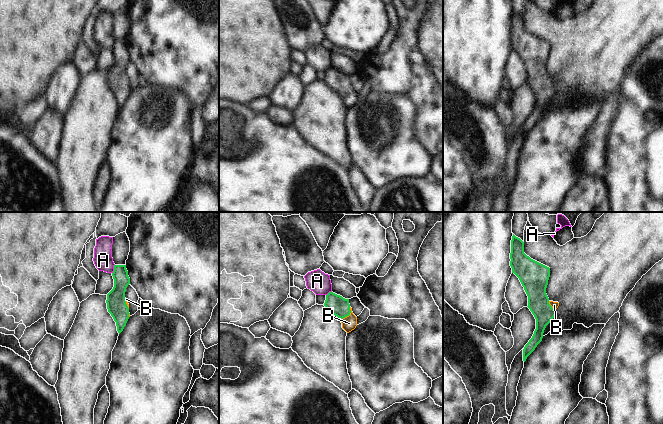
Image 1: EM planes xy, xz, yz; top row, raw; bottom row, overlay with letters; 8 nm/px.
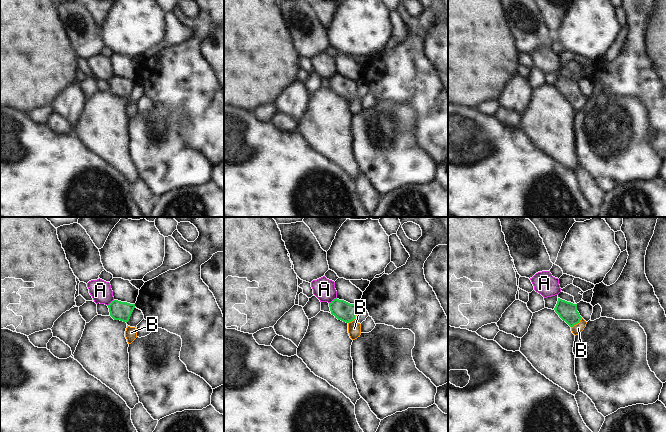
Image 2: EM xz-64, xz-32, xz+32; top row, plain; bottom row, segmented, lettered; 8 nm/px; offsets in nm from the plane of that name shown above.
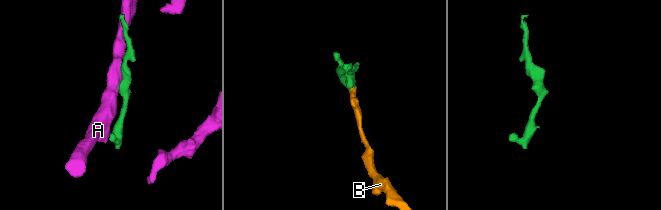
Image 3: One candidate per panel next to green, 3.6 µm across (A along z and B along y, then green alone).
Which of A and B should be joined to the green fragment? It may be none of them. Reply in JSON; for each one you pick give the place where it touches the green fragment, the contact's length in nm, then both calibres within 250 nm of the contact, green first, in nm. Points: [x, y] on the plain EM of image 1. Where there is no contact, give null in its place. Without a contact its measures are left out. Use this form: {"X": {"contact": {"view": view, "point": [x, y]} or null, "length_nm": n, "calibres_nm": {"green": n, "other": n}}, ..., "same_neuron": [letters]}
{"B": {"contact": {"view": "xz", "point": [348, 91]}, "length_nm": 130, "calibres_nm": {"green": 160, "other": 120}}, "same_neuron": ["B"]}

